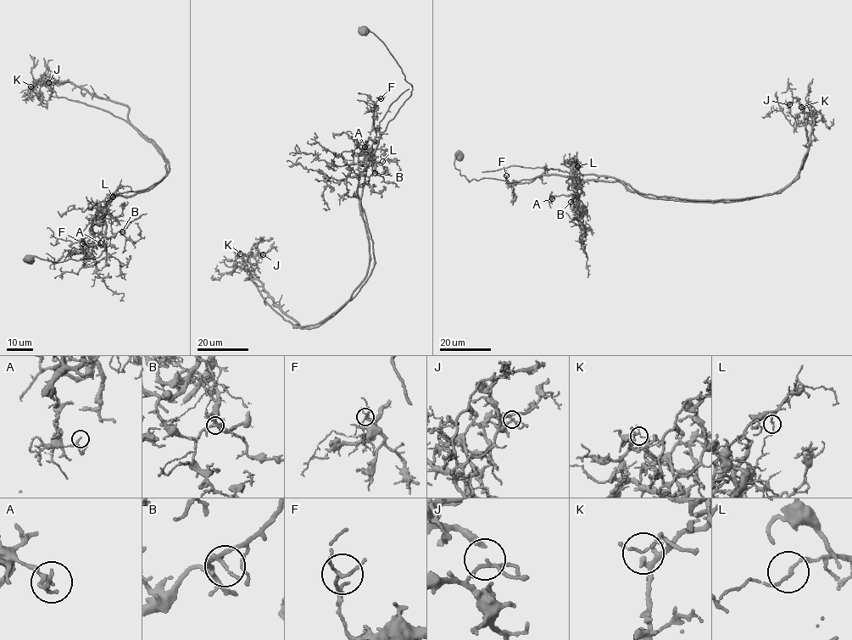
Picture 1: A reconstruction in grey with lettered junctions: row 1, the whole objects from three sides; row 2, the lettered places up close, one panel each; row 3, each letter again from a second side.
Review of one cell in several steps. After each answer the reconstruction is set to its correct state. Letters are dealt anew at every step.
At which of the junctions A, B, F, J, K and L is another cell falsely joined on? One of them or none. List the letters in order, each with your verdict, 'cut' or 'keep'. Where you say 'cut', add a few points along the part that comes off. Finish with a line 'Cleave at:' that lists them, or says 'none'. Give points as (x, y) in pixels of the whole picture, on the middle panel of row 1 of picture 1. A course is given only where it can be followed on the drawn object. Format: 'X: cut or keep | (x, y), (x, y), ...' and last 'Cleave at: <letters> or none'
A: keep
B: keep
F: keep
J: keep
K: keep
L: cut | (383, 161), (384, 150), (367, 151), (371, 275), (317, 326), (283, 320), (252, 280), (250, 257), (274, 242)
Cleave at: L

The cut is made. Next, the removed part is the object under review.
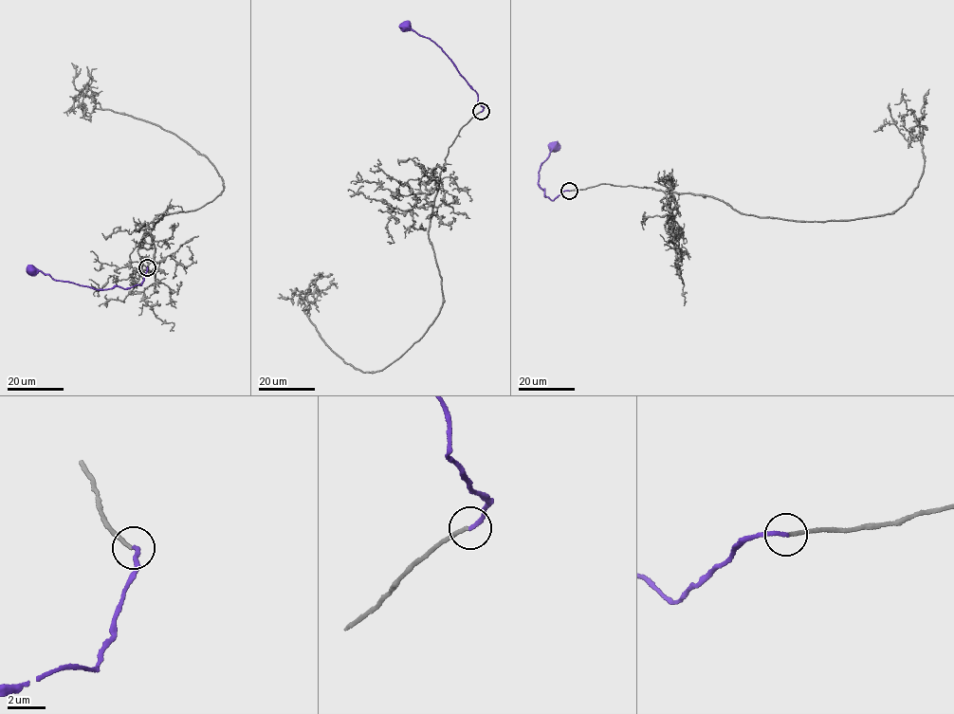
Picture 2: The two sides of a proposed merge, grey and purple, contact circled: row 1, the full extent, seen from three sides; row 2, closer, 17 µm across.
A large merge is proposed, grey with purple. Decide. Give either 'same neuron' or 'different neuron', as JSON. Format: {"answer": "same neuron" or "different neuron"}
{"answer": "same neuron"}

